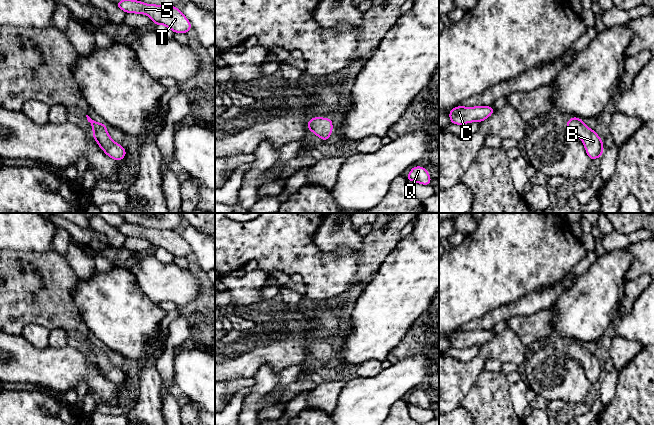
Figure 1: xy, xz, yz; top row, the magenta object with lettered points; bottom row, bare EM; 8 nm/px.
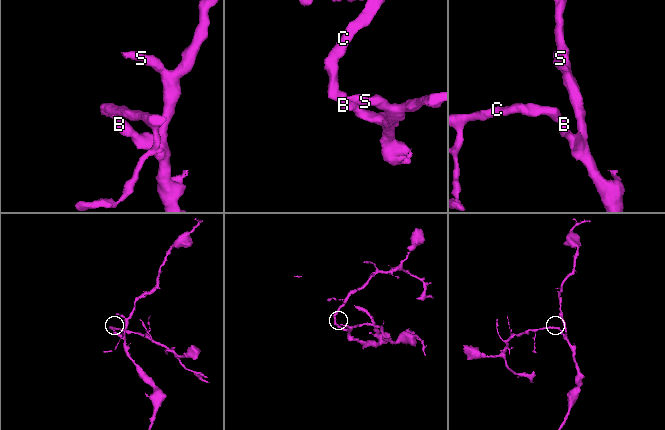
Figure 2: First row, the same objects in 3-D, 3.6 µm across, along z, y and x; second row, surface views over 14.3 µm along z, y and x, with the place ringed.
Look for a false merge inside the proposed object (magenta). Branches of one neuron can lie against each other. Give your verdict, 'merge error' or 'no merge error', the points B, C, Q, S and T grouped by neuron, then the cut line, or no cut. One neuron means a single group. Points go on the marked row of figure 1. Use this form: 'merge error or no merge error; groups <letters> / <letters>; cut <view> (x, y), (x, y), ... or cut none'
no merge error; groups B C Q S T; cut none

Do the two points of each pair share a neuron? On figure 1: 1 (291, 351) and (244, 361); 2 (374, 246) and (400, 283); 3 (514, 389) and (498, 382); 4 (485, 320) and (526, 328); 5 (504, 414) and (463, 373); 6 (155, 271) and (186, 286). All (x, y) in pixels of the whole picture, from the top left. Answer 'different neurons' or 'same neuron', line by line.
1: same neuron
2: different neurons
3: different neurons
4: different neurons
5: different neurons
6: same neuron

